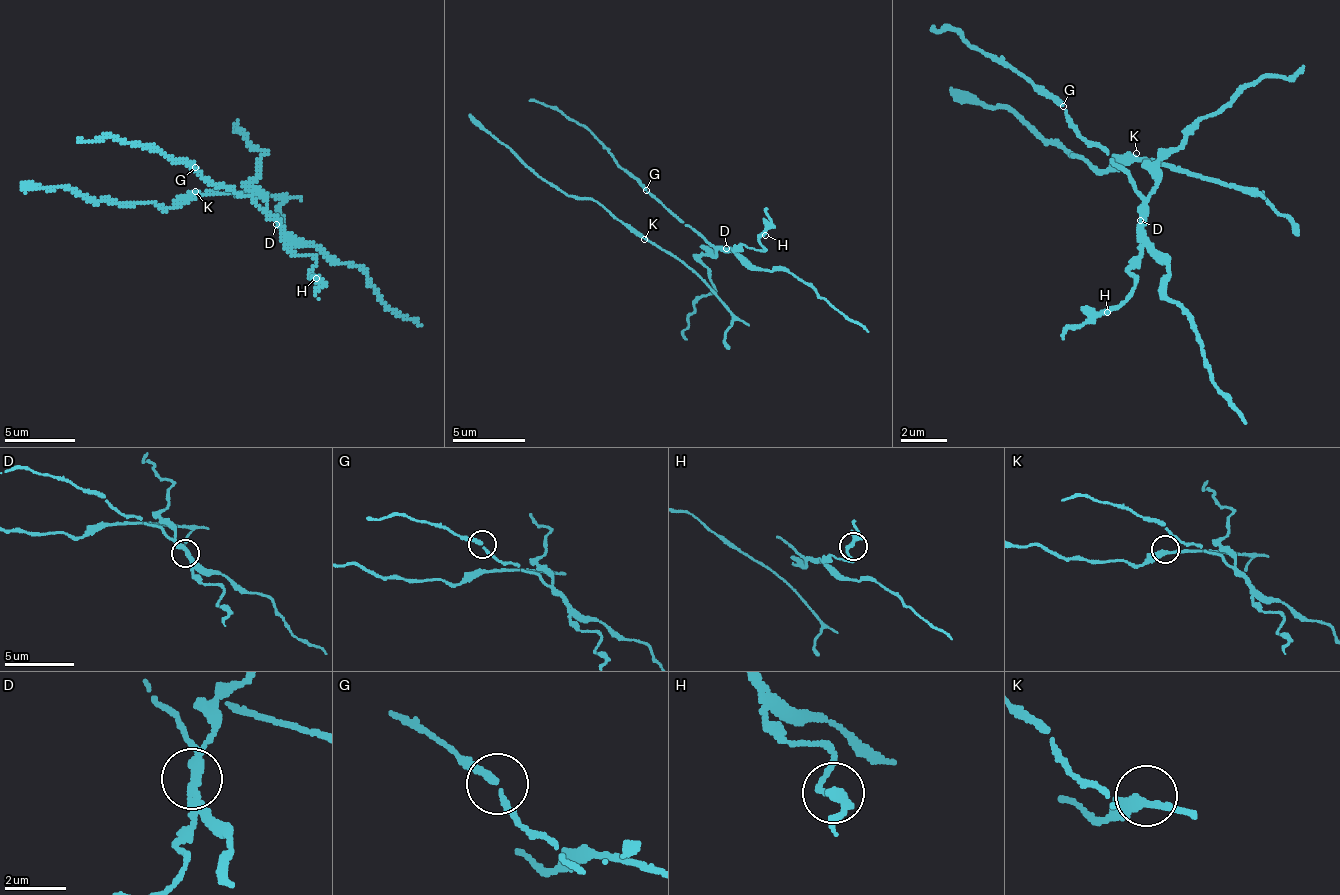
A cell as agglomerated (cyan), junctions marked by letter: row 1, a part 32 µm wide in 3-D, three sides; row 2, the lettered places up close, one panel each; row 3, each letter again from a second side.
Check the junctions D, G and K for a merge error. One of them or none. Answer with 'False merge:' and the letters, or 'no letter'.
False merge: D

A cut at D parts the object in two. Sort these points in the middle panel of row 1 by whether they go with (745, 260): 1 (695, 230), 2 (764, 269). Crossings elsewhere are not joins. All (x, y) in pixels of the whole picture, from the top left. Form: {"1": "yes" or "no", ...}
{"1": "yes", "2": "yes"}

